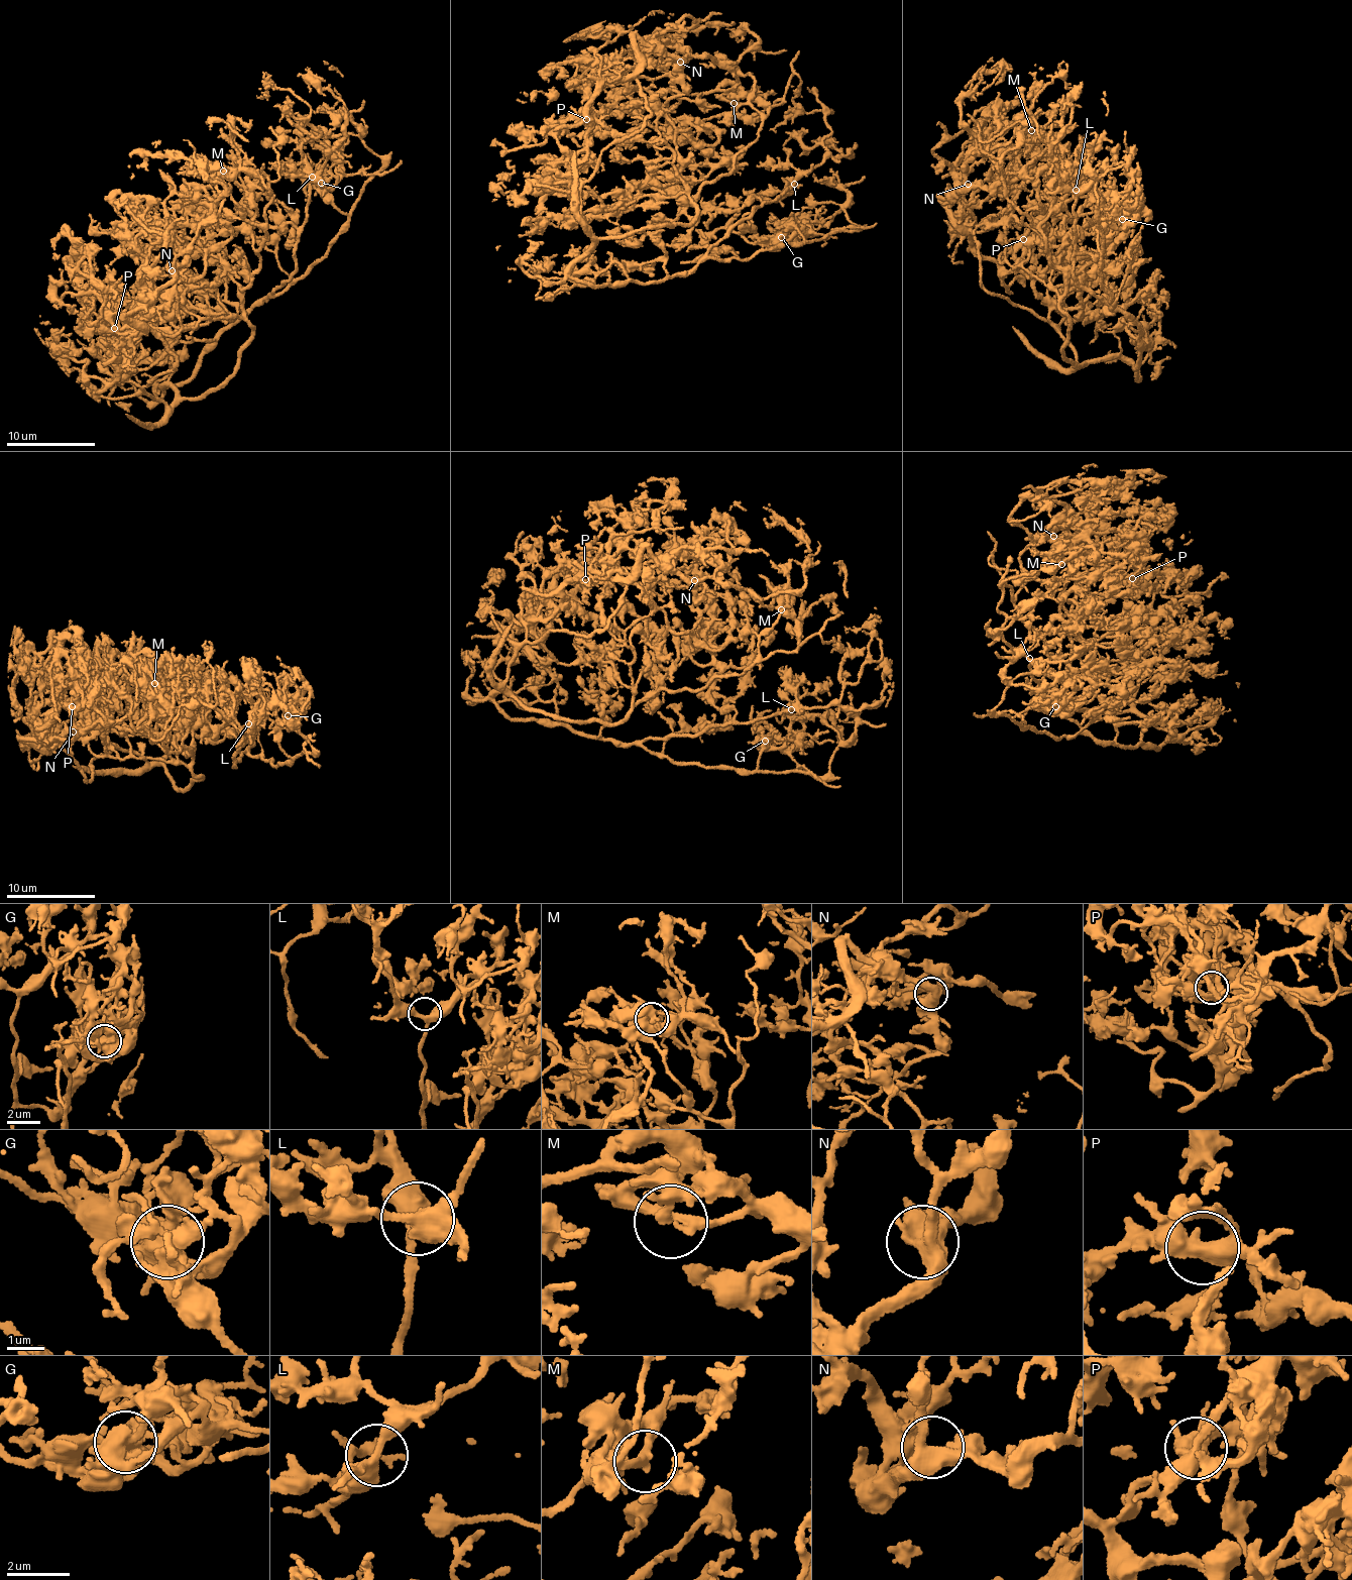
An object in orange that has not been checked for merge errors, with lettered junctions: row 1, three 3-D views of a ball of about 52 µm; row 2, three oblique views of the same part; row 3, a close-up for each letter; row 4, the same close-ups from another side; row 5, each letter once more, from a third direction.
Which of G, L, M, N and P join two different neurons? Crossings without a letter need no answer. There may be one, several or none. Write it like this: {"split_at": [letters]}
{"split_at": ["G", "M"]}

